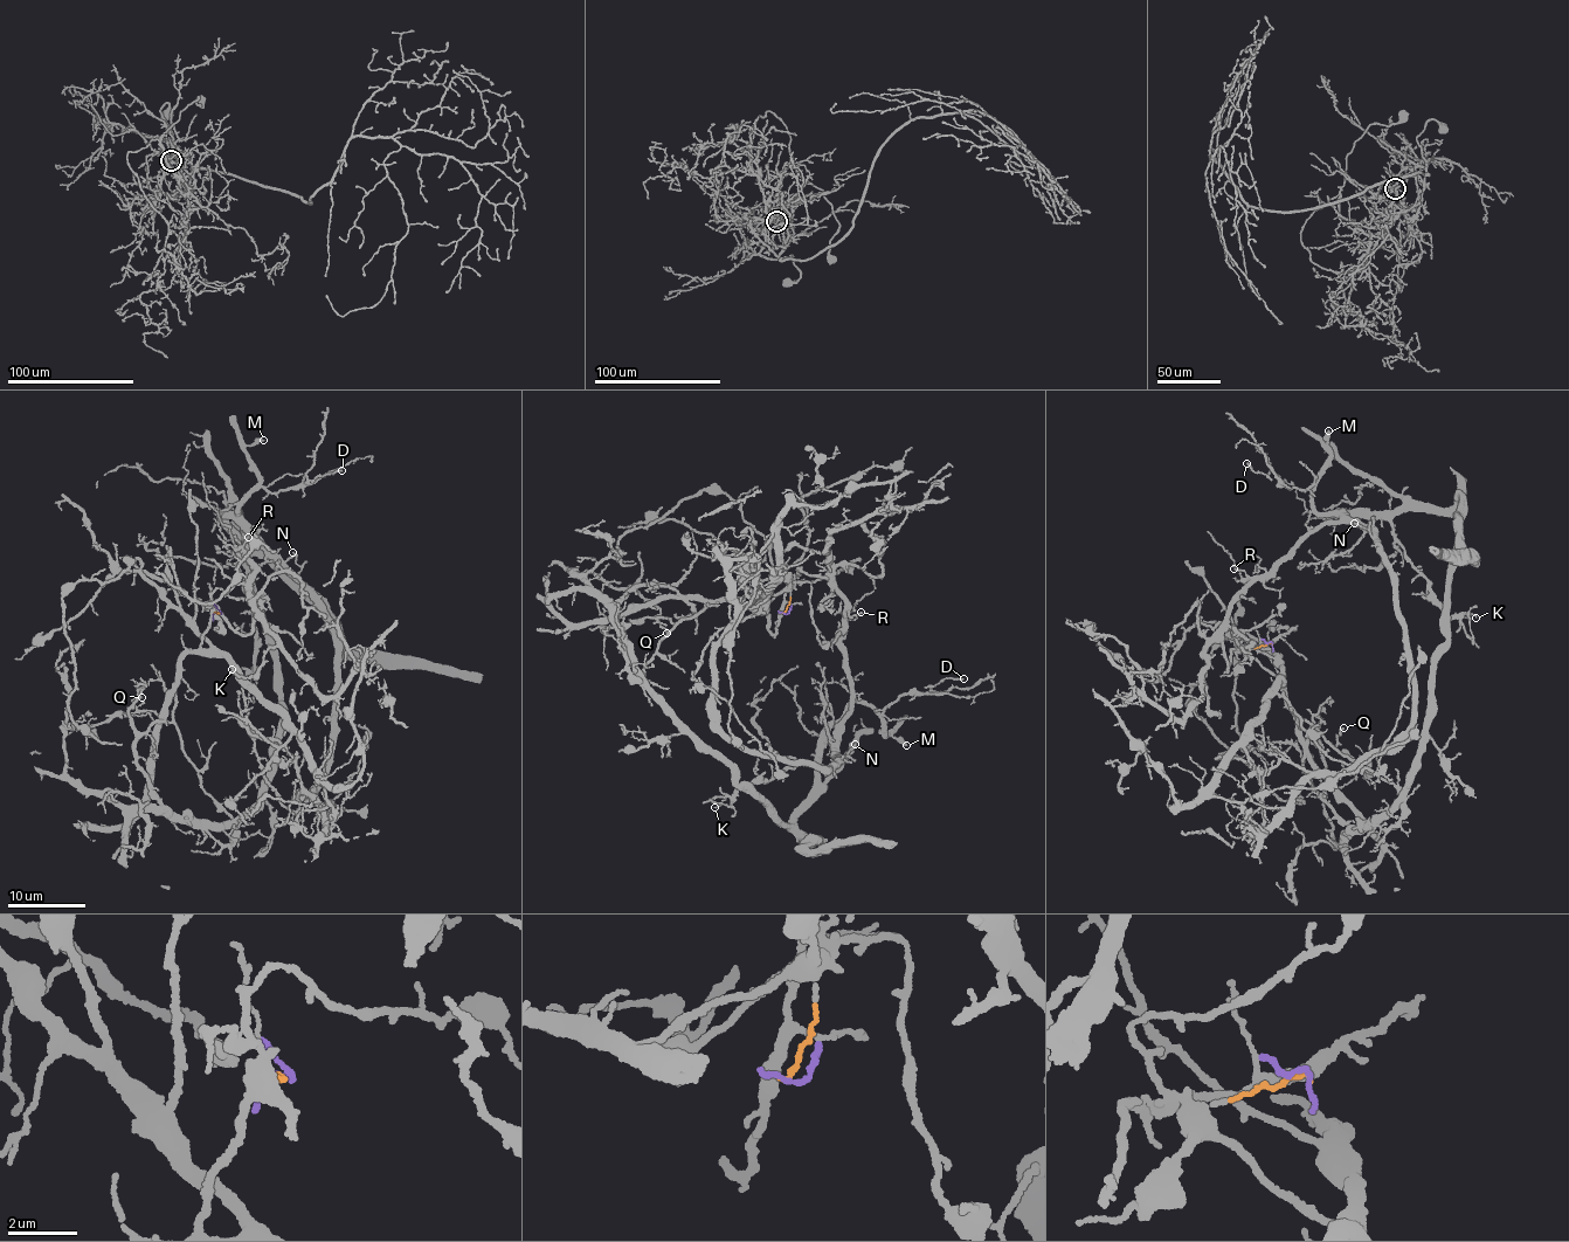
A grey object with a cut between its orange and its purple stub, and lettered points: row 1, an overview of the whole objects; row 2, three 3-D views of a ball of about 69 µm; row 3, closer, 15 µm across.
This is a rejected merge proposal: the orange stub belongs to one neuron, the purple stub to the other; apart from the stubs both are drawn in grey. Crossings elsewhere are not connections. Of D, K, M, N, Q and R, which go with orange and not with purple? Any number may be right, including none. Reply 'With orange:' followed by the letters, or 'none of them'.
With orange: Q

